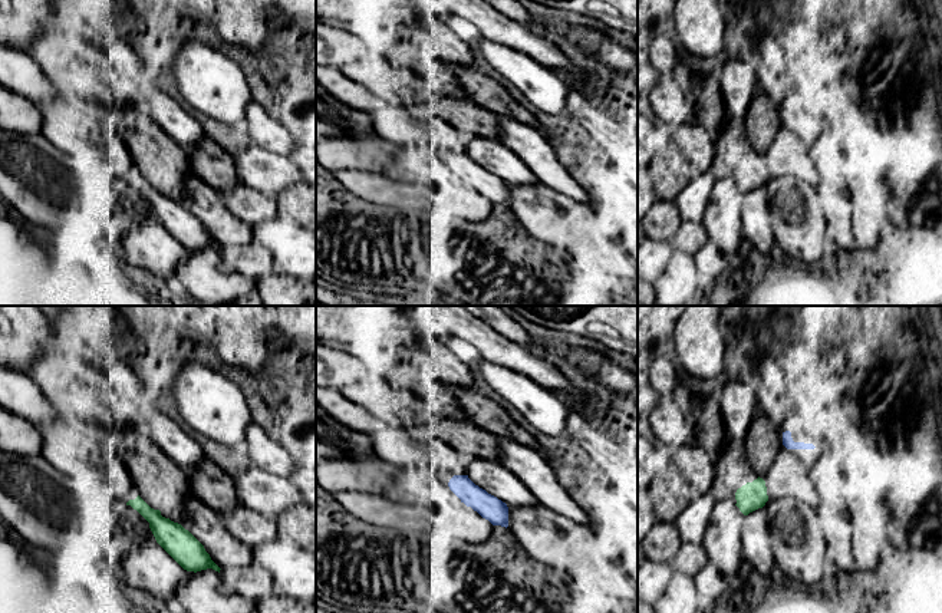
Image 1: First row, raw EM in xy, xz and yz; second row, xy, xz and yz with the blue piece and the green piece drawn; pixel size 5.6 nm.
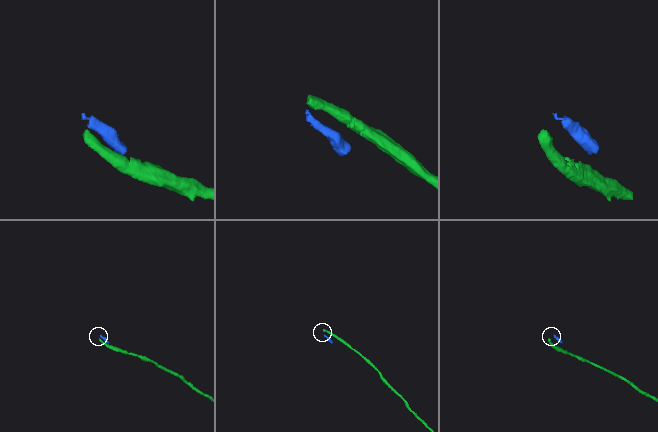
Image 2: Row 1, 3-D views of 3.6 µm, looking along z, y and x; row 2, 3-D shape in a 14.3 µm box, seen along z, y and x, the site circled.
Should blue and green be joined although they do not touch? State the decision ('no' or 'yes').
no

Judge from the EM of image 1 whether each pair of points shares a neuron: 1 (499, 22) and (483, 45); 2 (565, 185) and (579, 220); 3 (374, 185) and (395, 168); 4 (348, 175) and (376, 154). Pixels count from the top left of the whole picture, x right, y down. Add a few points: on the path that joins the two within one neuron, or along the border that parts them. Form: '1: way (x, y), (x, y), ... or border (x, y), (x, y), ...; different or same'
1: border (477, 35), (509, 45), (517, 52); different
2: border (540, 183), (589, 206); different
3: border (384, 172), (414, 185); different
4: border (333, 171), (365, 170), (382, 174); different

